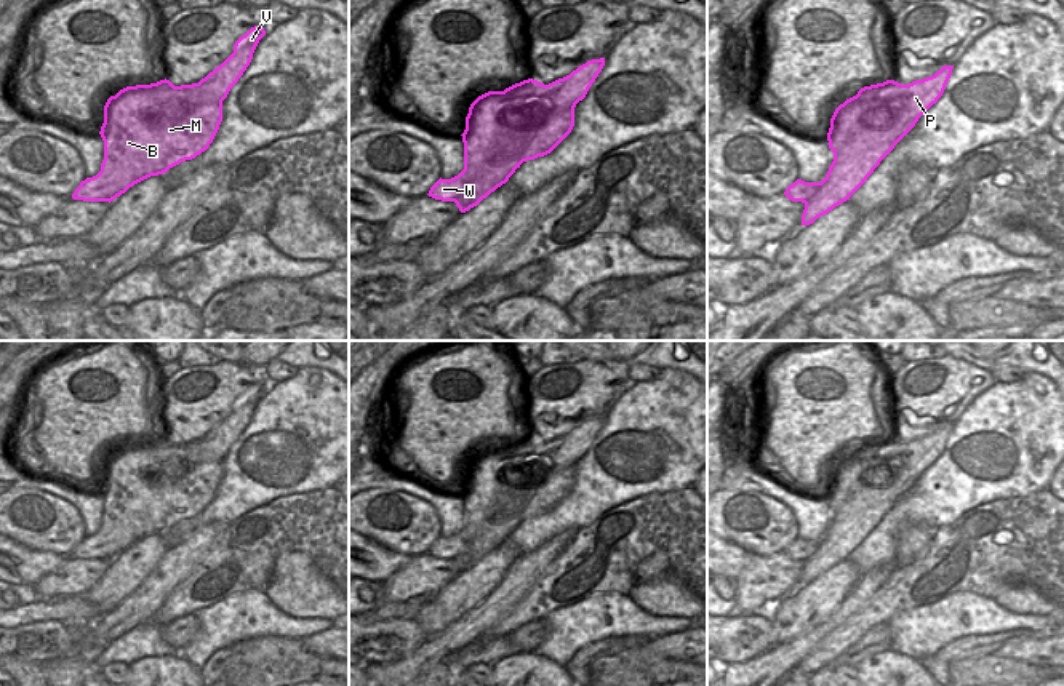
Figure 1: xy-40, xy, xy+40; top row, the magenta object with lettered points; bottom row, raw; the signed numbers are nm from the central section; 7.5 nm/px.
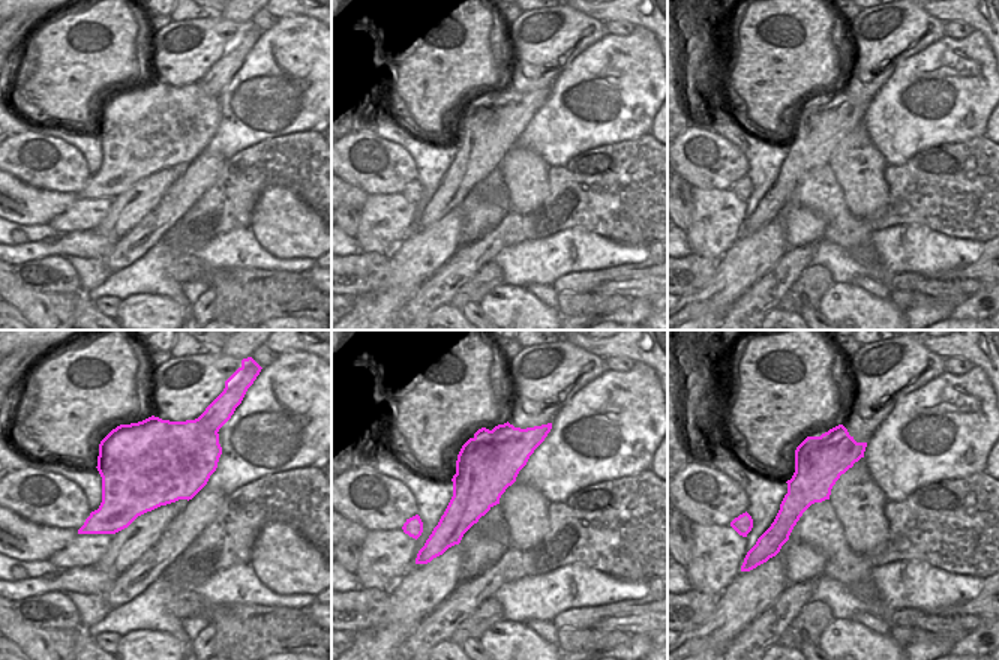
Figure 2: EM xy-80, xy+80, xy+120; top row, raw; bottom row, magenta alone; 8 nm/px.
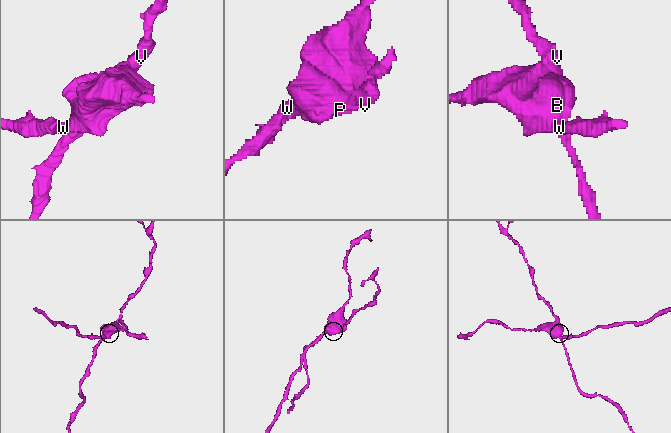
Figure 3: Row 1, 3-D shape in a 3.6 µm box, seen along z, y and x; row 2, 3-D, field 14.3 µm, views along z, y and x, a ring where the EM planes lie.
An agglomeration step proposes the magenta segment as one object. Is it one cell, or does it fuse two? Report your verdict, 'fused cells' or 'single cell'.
fused cells

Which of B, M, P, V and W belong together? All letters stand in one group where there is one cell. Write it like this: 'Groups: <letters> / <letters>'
Groups: B M W / P V

